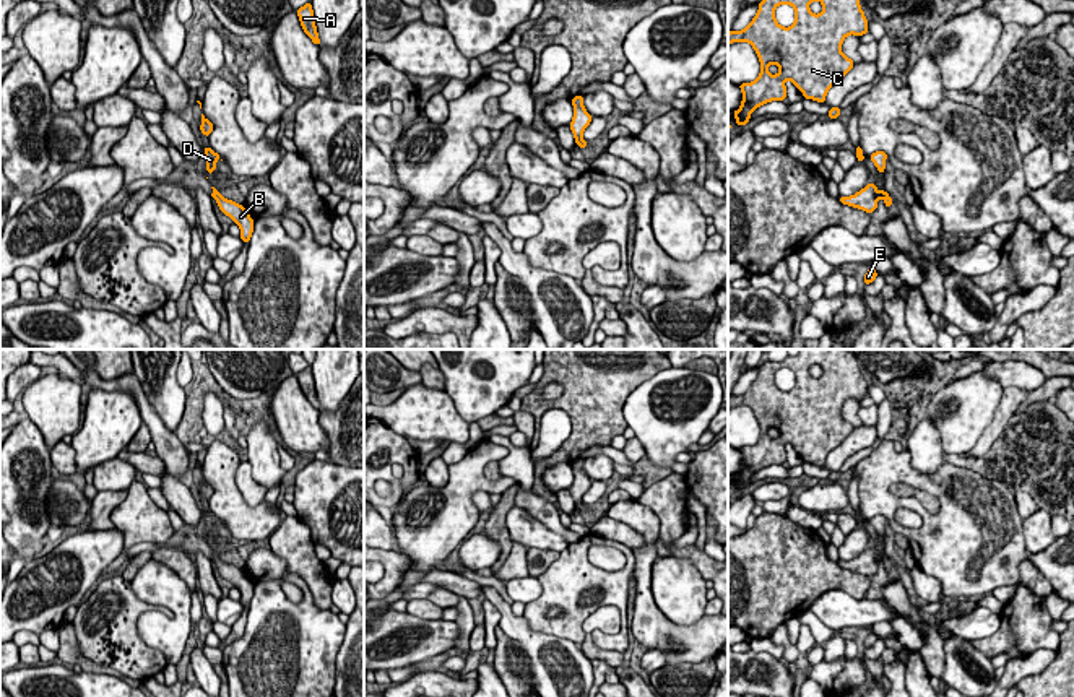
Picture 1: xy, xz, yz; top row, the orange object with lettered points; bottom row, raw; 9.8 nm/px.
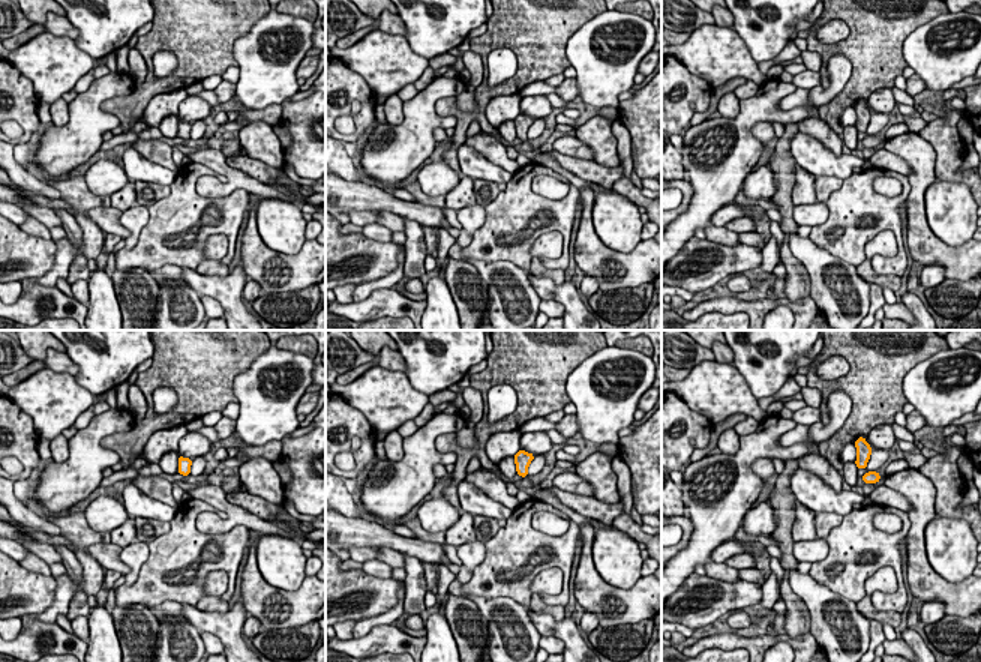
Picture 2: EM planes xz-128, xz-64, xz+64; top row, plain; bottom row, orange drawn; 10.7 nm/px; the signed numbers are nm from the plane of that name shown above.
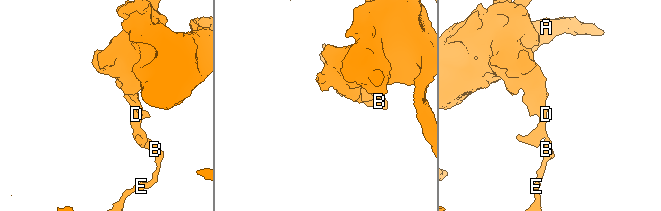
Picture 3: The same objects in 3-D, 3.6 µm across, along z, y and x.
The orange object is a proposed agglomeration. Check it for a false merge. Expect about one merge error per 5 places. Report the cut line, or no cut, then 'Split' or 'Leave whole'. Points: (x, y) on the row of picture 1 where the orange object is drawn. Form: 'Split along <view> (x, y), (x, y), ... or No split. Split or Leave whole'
No split. Leave whole

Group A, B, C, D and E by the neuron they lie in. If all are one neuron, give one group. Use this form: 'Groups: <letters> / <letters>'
Groups: A B C D E

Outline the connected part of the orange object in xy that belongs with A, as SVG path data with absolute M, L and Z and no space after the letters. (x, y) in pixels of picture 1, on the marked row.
M305 3L296 13L299 16L304 32L312 39L315 45L320 45L320 39L318 39L317 26L315 26L315 16L312 11L312 3Z

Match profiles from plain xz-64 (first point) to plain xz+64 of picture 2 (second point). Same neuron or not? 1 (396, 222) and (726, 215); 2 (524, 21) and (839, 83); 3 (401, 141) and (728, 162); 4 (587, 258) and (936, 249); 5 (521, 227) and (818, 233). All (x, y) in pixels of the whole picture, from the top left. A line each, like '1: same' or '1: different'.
1: different
2: different
3: same
4: same
5: same

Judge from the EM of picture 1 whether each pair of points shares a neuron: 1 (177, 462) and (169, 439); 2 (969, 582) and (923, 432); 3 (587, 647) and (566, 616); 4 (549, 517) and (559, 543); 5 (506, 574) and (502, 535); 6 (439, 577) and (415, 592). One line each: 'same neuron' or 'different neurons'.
1: same neuron
2: different neurons
3: different neurons
4: different neurons
5: different neurons
6: different neurons

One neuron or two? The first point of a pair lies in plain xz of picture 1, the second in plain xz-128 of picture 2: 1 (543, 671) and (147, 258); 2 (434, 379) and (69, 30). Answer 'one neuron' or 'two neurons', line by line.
1: two neurons
2: one neuron

